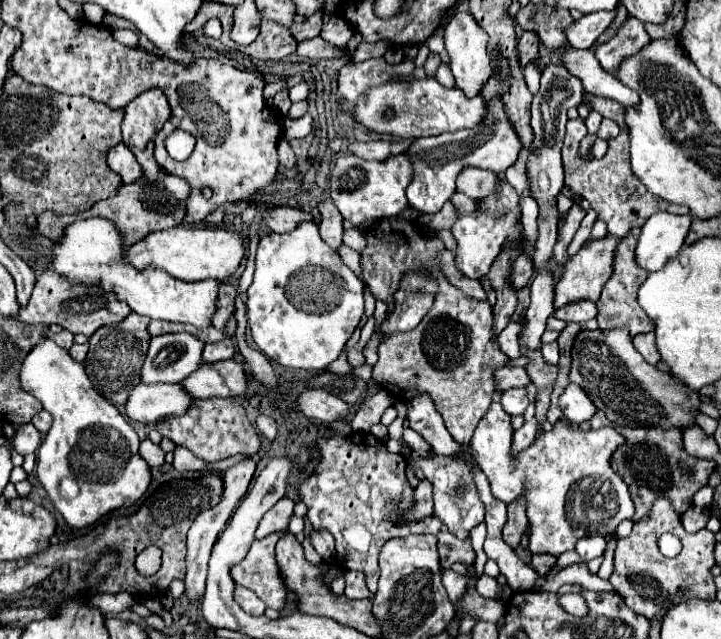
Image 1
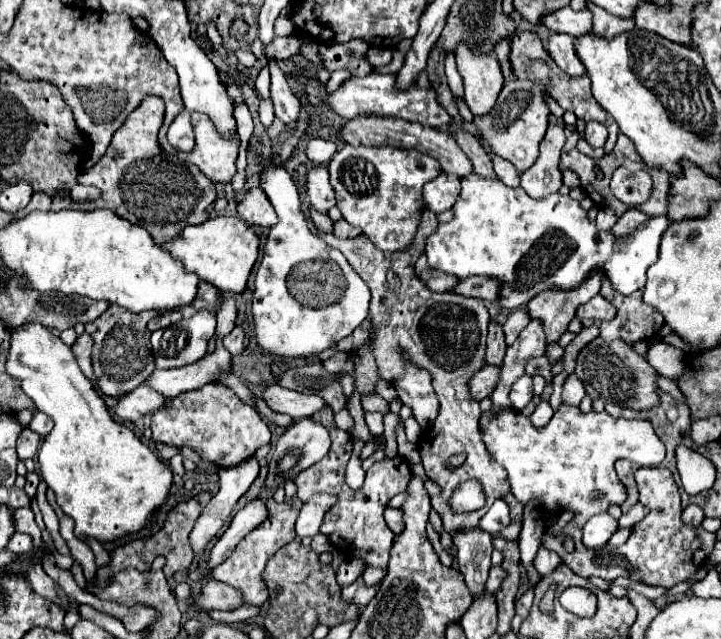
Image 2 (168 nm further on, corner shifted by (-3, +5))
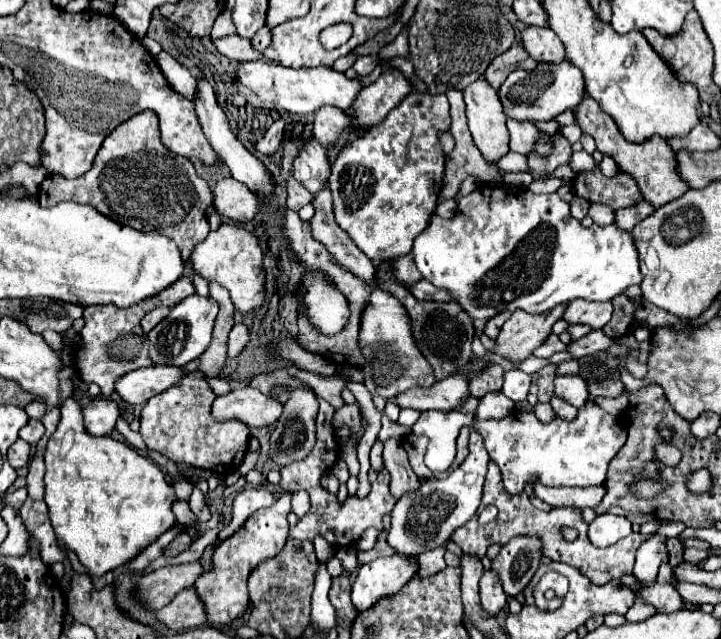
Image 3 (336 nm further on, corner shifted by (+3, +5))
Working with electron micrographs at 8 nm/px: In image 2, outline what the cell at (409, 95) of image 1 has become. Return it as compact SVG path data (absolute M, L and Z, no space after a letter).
M370 73L366 77L344 79L336 91L332 93L328 91L324 95L324 105L344 119L354 119L358 115L386 115L386 117L402 117L406 121L416 121L420 125L428 125L434 129L446 127L450 123L450 115L442 105L438 105L434 89L420 89L414 83L410 89L400 91L396 87L396 75Z

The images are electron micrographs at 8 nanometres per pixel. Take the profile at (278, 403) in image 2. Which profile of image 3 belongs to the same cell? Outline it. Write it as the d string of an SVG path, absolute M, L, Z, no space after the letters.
M252 387L232 389L232 393L216 397L212 405L212 413L218 421L224 419L240 419L248 427L264 427L272 425L280 419L284 405L272 397L266 397L262 391Z

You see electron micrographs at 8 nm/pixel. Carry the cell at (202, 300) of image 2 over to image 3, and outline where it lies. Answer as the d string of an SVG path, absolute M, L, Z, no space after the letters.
M184 275L184 277L180 277L180 281L176 281L176 285L172 285L172 289L158 293L156 297L152 297L148 301L140 301L140 305L132 305L128 309L116 309L114 305L86 307L84 309L84 329L80 331L84 343L74 355L80 377L86 383L96 383L102 389L102 395L110 397L114 393L116 381L122 375L152 365L152 361L148 357L148 337L140 327L140 319L154 307L162 307L162 305L172 307L172 303L178 305L180 301L184 301L186 297L190 297L194 293L196 293L196 289L194 289L190 275Z

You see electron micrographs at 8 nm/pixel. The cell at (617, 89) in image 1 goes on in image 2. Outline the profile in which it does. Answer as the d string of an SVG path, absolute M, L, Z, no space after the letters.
M554 33L548 39L548 55L568 75L586 75L586 69L574 51L574 37L566 33Z

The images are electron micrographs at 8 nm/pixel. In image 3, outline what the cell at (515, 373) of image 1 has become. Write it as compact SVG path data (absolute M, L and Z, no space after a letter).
M450 375L428 389L410 389L408 393L400 395L396 403L398 407L412 407L418 411L428 411L428 409L454 411L460 407L460 401L468 395L470 395L468 377Z

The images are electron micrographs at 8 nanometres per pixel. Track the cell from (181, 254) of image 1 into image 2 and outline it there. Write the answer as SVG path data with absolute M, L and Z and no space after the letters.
M218 215L208 219L202 225L188 225L178 241L164 243L166 251L170 251L174 257L178 257L186 271L196 273L200 279L208 281L210 285L218 287L220 291L232 291L232 293L244 293L248 275L258 259L260 249L260 237L256 235L254 227L246 225L238 217L226 217Z

